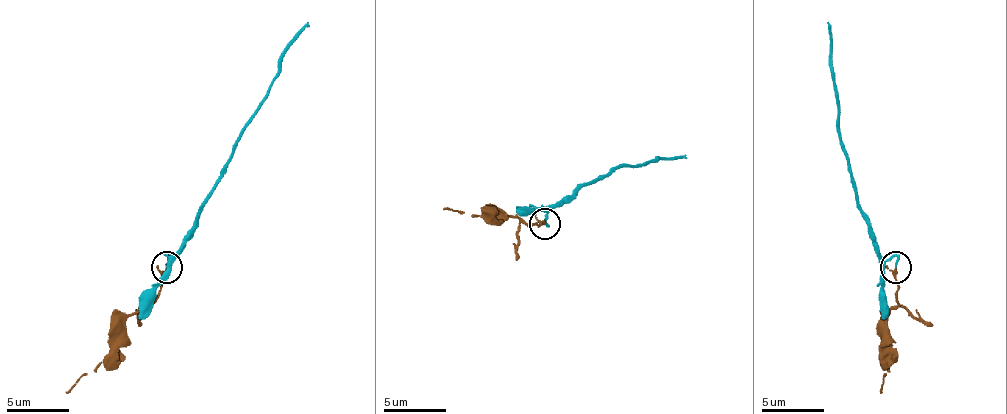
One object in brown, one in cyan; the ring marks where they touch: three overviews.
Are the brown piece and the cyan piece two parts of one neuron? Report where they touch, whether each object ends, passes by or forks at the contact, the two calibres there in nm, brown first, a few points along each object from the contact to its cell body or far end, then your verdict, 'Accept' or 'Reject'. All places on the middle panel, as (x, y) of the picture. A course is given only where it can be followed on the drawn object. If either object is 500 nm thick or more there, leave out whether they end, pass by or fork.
Place: (544, 223). At the ring brown passes by. At the ring cyan ends. Thickness 170 nm (brown) against 160 nm. Course of brown: (543, 222), (537, 225), (503, 213), (475, 216), (443, 207). Course of cyan: (543, 222), (559, 200), (615, 166), (643, 166), (684, 154). Accept

